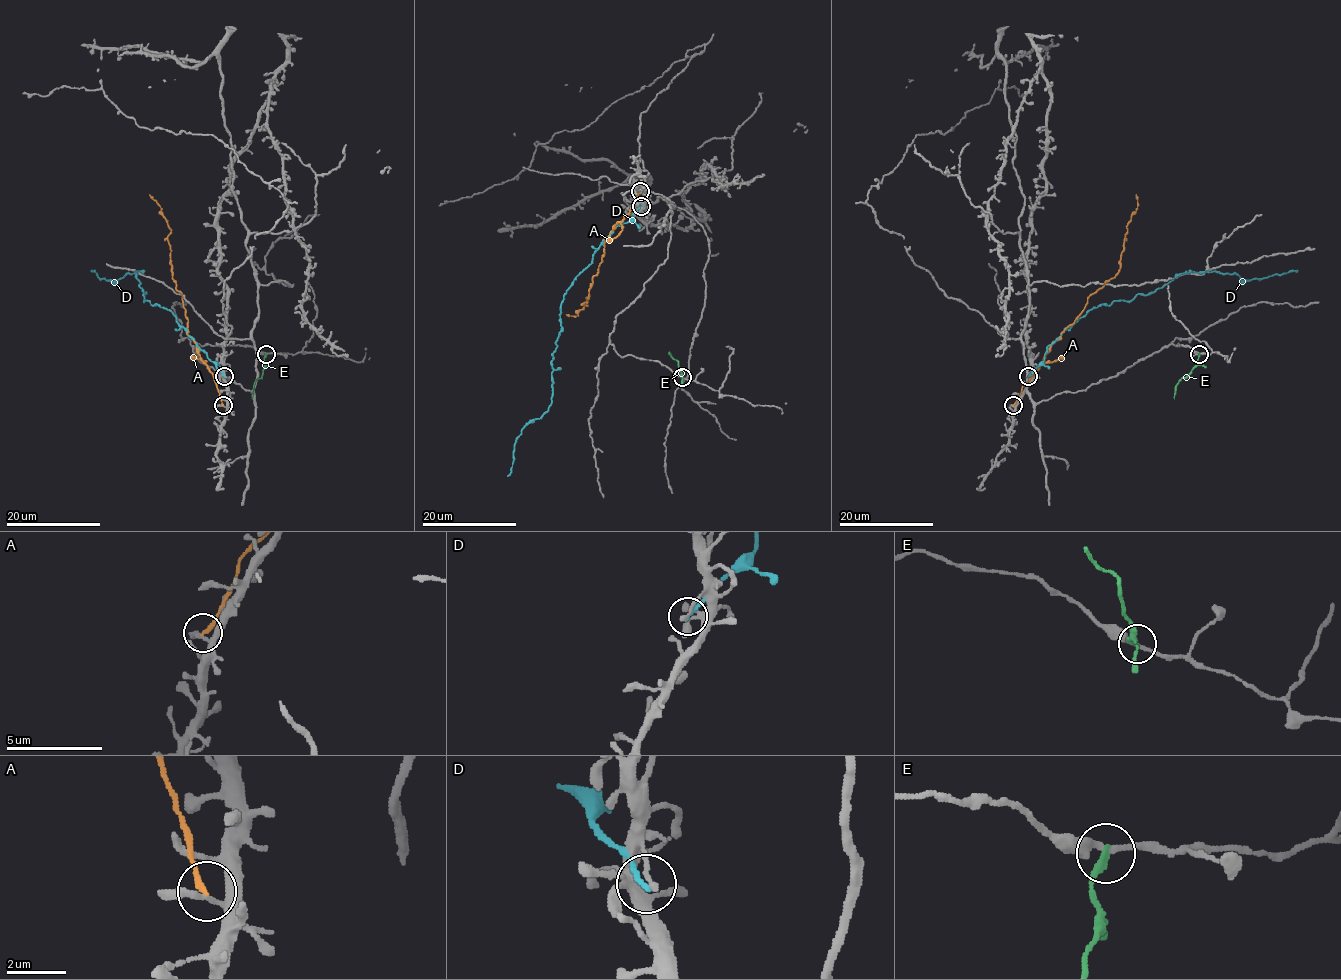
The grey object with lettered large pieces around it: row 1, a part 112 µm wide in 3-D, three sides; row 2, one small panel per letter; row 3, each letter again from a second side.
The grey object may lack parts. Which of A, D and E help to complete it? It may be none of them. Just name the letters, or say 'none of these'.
none of these

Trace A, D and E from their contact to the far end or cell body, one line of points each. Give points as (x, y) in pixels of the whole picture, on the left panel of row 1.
A: (223, 405), (215, 378), (187, 334), (187, 317), (172, 271), (167, 235), (171, 229), (150, 194)
D: (225, 376), (171, 311), (144, 300), (145, 293), (139, 286), (136, 271), (112, 282), (99, 278), (91, 270)
E: (266, 354), (264, 368), (253, 387), (252, 399)

